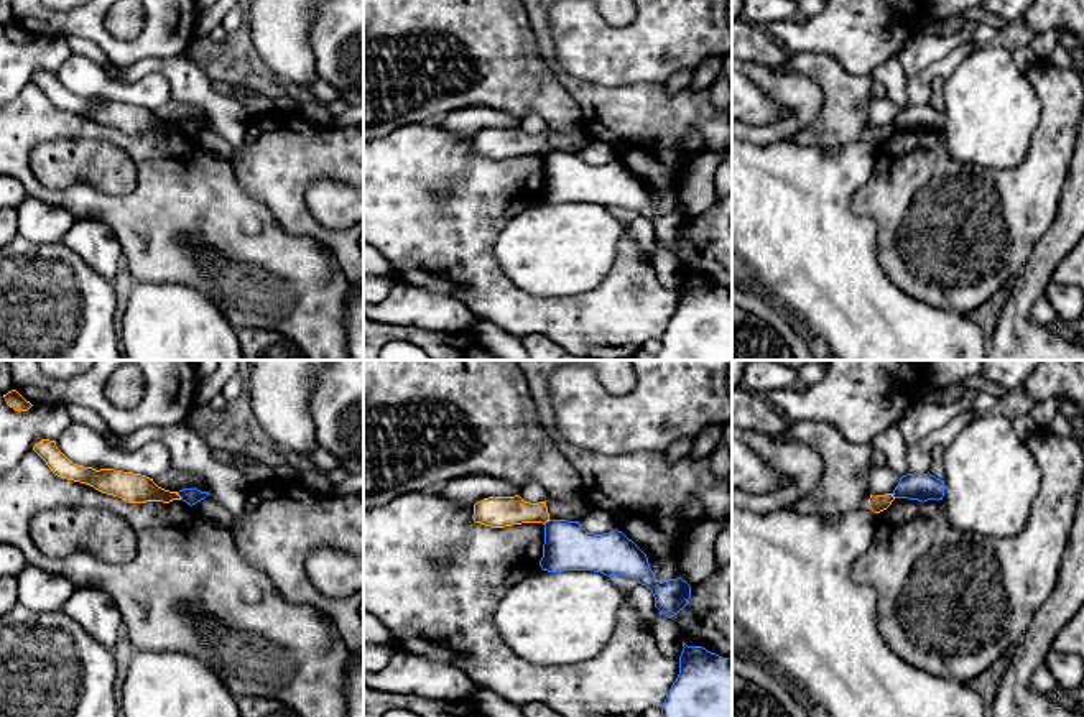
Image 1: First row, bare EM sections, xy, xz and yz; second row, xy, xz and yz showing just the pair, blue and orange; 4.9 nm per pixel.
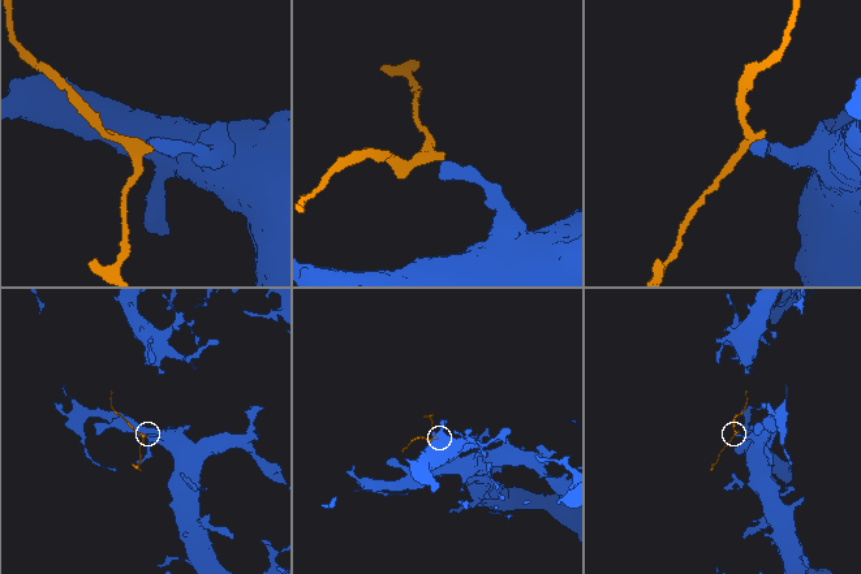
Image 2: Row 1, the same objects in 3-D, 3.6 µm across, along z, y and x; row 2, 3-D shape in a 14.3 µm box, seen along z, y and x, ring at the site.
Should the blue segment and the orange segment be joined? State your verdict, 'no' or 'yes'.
no

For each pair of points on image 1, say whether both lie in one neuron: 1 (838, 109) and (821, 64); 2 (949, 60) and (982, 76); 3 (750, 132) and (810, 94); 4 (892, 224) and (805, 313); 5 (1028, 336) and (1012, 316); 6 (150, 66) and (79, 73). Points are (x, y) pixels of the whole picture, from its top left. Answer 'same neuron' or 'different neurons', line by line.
1: same neuron
2: different neurons
3: same neuron
4: different neurons
5: same neuron
6: different neurons

